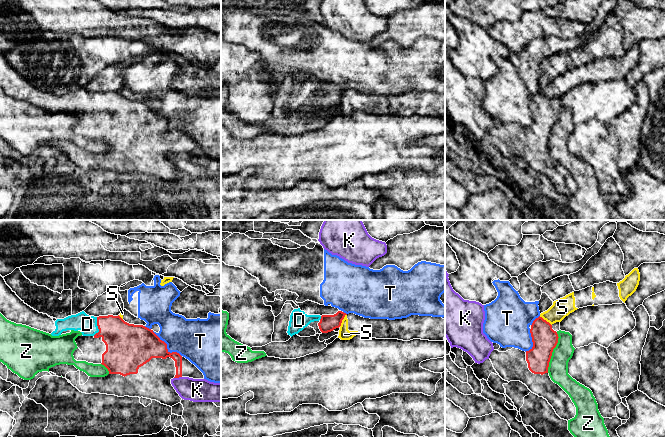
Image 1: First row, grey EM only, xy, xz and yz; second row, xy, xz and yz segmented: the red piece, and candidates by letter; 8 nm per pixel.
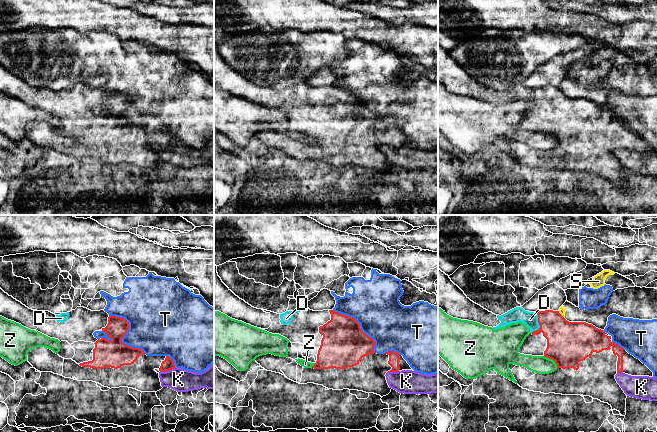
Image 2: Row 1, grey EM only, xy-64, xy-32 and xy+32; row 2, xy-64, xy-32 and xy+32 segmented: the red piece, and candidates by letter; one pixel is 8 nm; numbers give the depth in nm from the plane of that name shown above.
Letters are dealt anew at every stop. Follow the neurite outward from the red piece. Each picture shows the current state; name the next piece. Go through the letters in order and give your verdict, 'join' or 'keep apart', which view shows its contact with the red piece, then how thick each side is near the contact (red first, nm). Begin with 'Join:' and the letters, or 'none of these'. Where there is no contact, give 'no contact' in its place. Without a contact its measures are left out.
Join: D
D: join | xy | 320/150 nm
K: keep apart | xy | 110/190 nm
S: keep apart | xz | 140/100 nm
T: keep apart | xy | 340/340 nm
Z: keep apart | yz | 200/160 nm

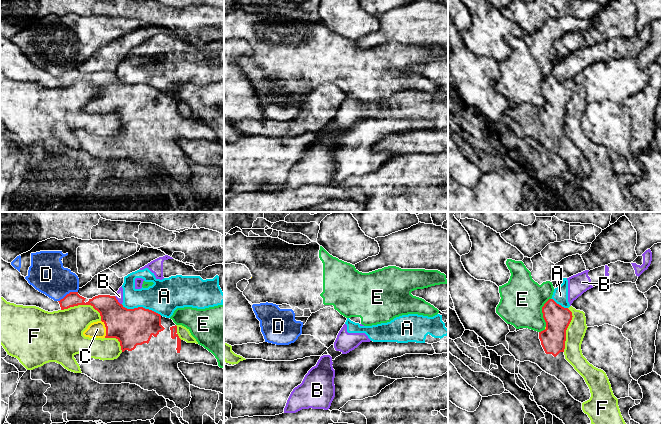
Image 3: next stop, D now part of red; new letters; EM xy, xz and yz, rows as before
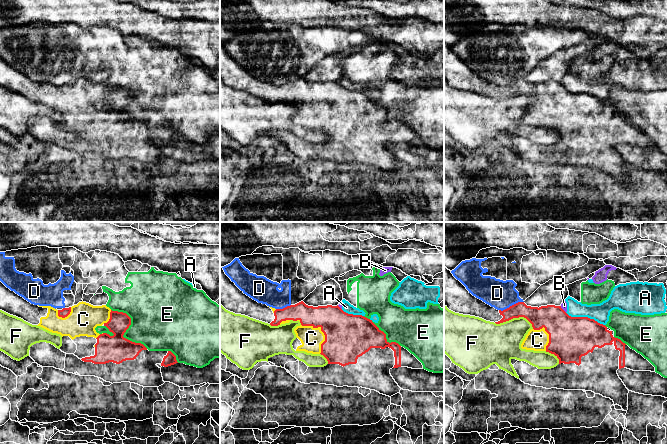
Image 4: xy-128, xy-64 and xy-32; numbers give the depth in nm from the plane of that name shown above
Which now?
Join: C
A: keep apart | xy | 300/280 nm
B: keep apart | xy | 300/60 nm
C: join | xy | 300/130 nm
D: keep apart | xy | 120/300 nm
E: keep apart | yz | 200/340 nm
F: keep apart | xy | 200/300 nm

